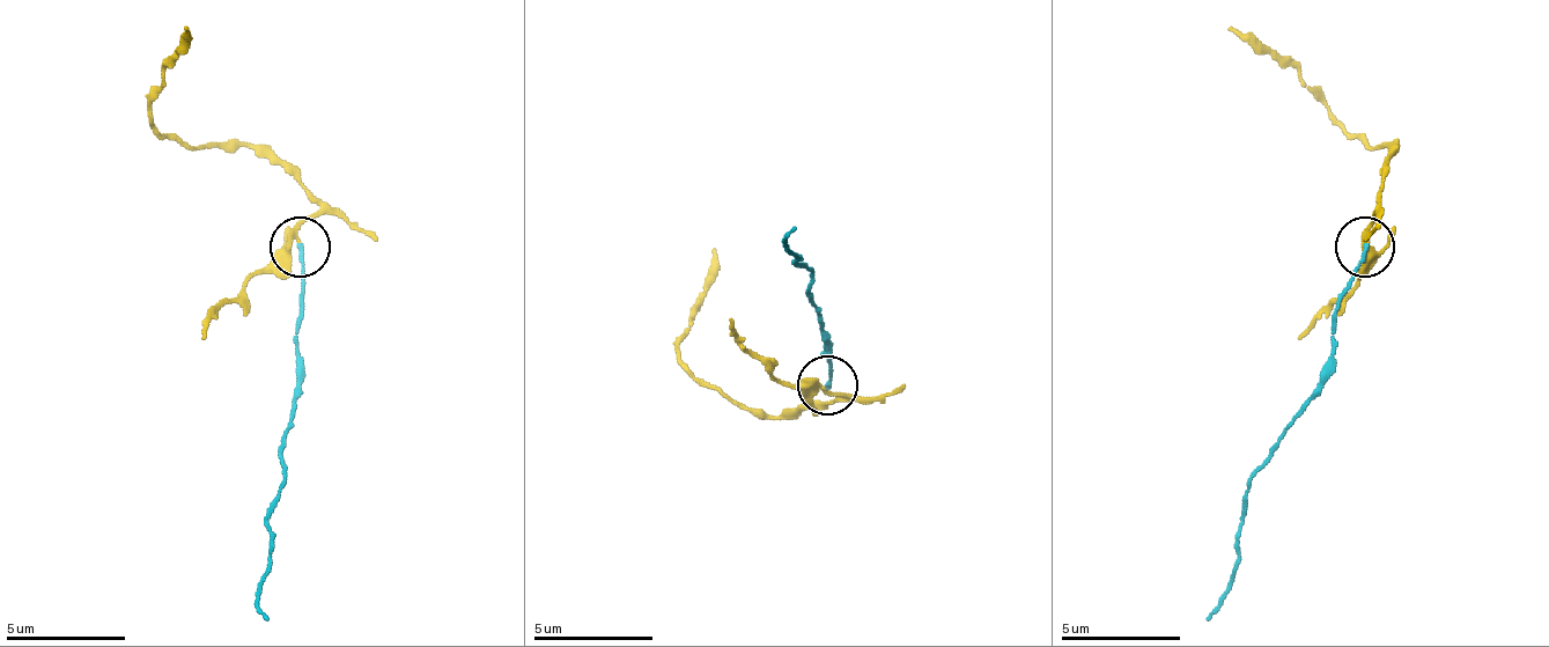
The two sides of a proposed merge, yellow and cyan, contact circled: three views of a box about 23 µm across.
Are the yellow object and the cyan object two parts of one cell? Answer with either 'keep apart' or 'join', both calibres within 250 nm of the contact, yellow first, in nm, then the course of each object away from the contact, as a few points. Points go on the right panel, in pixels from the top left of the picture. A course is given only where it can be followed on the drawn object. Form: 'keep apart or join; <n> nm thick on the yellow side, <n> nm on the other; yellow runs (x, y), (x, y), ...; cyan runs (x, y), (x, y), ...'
keep apart; 170 nm thick on the yellow side, 150 nm on the other; yellow runs (1369, 245), (1376, 204), (1393, 144), (1369, 144), (1340, 120), (1291, 66), (1226, 30); cyan runs (1363, 245), (1334, 316), (1334, 370), (1244, 495), (1238, 566), (1226, 596), (1208, 620)

